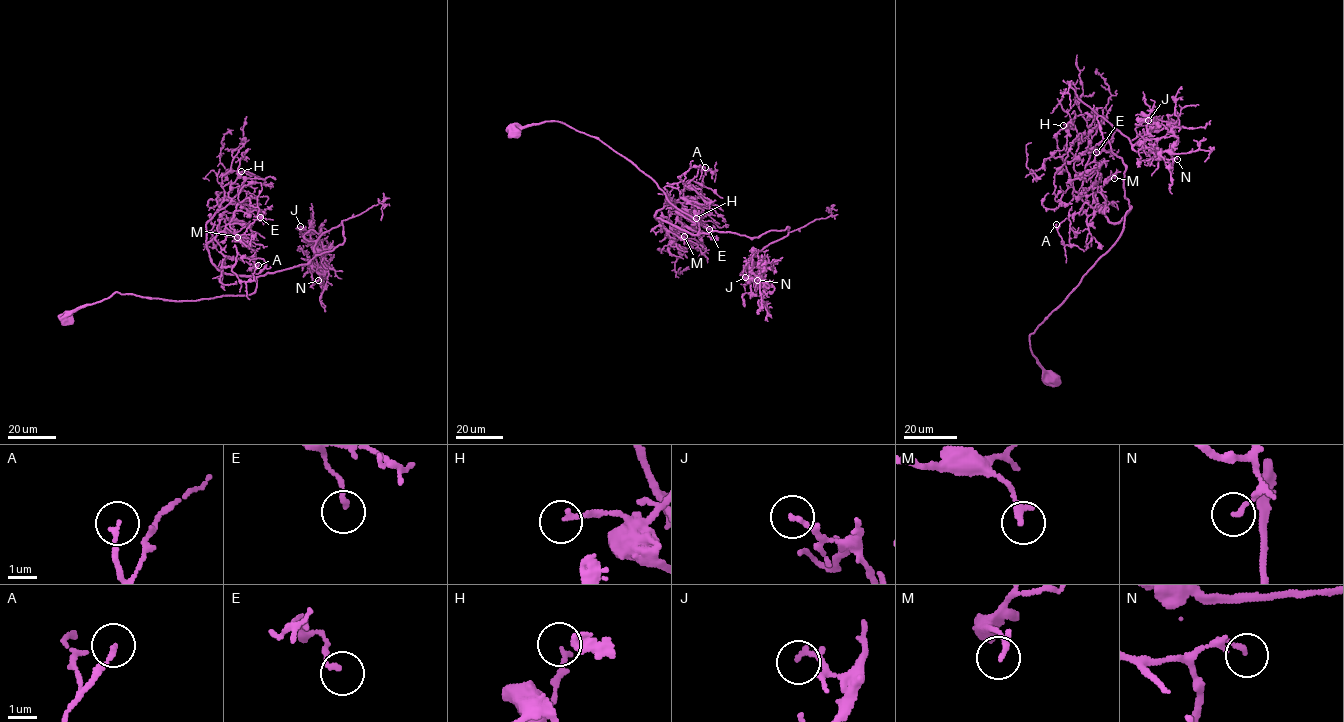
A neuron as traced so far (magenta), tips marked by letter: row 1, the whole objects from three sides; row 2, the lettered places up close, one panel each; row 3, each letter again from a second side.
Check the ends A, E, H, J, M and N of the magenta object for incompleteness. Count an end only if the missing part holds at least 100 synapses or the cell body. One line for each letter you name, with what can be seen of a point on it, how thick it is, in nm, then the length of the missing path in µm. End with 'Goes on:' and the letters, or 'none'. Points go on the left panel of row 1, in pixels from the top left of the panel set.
Goes on: none

